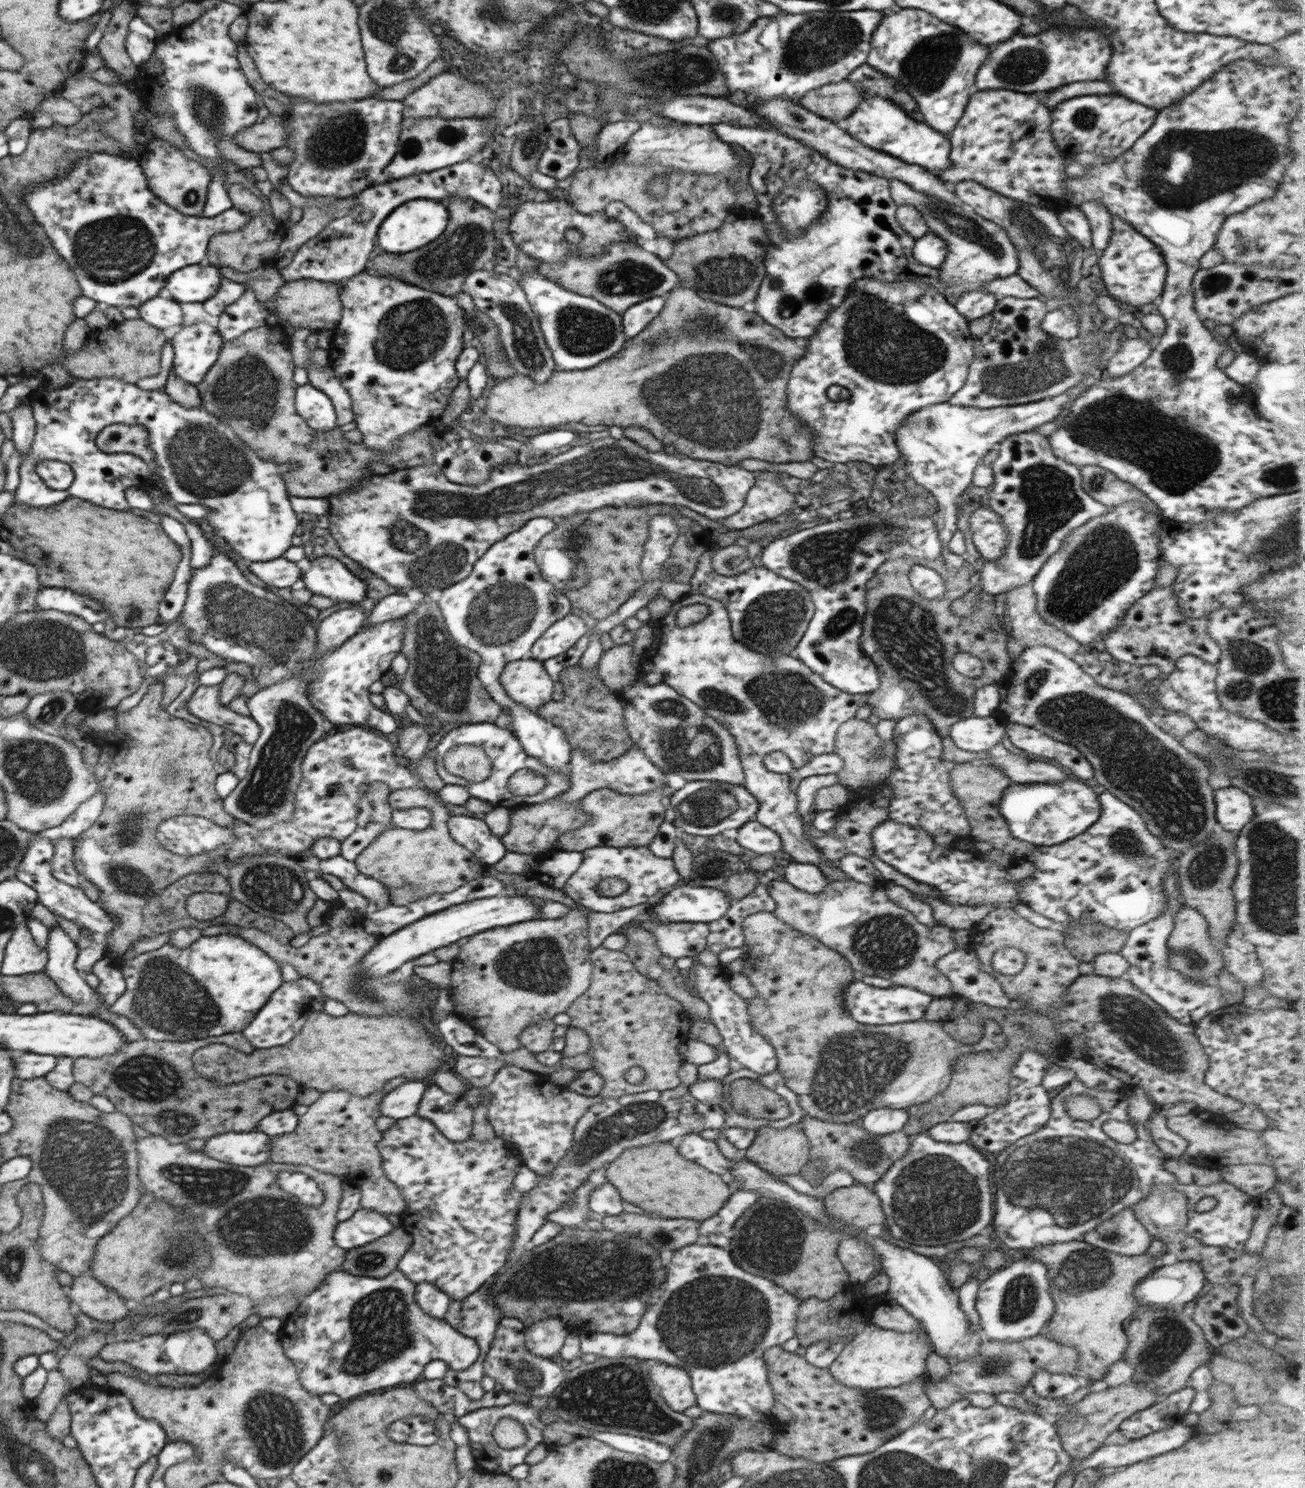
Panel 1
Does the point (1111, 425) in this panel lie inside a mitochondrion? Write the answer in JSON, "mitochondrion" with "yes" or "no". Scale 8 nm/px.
{"mitochondrion":"yes"}

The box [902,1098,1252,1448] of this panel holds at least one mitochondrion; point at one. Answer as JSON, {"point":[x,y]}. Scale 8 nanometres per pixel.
{"point":[1079,1177]}

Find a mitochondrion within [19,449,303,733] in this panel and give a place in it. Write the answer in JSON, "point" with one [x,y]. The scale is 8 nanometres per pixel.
{"point":[48,712]}

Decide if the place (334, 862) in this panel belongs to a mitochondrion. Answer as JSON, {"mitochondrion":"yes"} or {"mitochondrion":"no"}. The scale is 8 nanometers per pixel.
{"mitochondrion":"no"}

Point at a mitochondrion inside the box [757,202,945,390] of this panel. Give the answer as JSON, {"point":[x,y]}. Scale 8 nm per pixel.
{"point":[788,306]}

